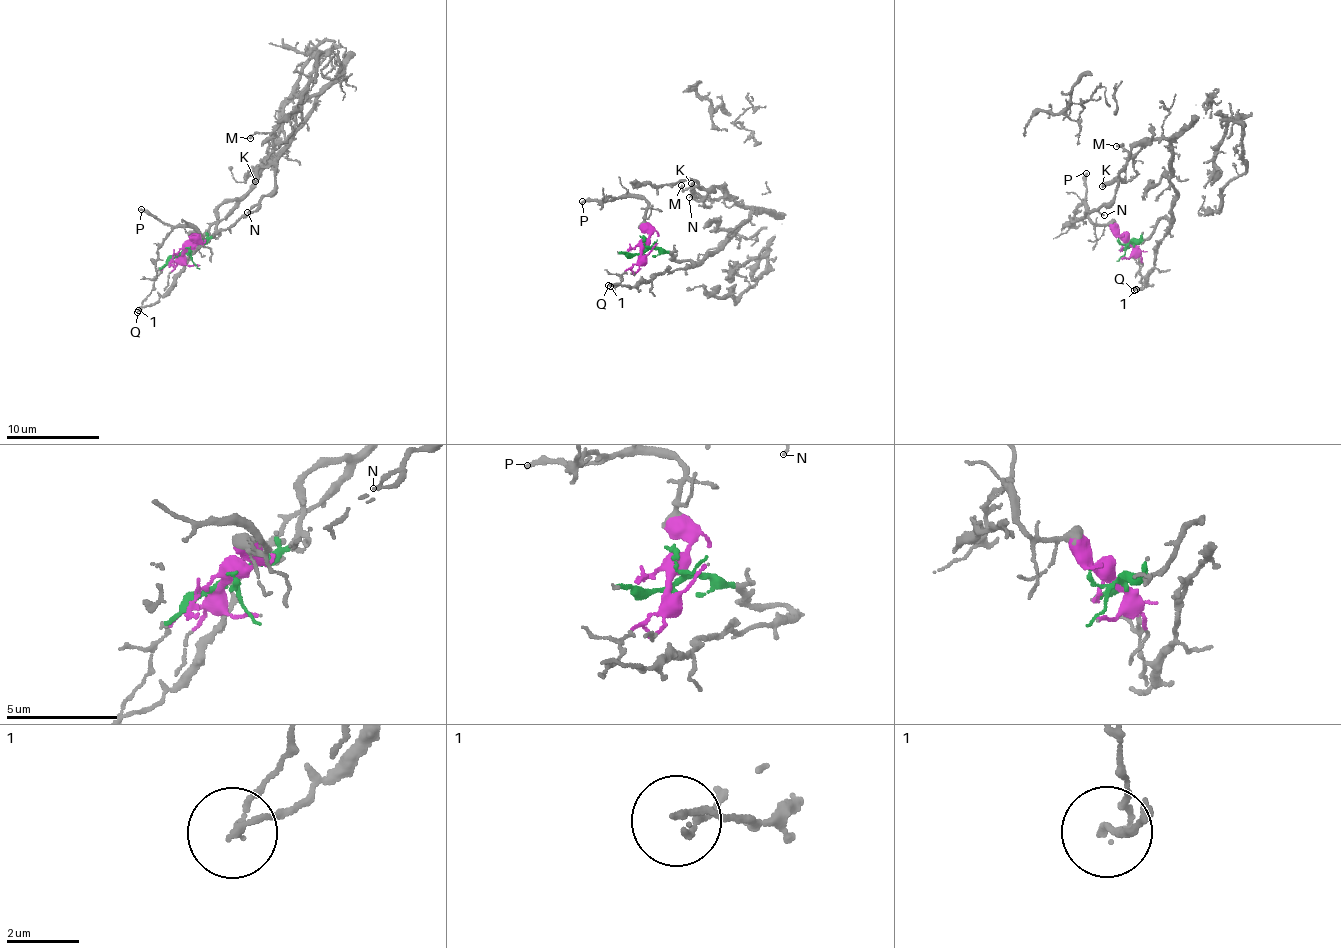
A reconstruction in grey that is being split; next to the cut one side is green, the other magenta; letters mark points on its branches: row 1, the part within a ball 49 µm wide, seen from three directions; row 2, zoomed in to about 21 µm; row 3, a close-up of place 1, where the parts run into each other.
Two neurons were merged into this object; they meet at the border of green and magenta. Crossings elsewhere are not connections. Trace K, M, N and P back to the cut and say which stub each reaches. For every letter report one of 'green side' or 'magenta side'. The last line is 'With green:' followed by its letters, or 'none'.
K: green side
M: green side
N: green side
P: magenta side
With green: K, M, N

